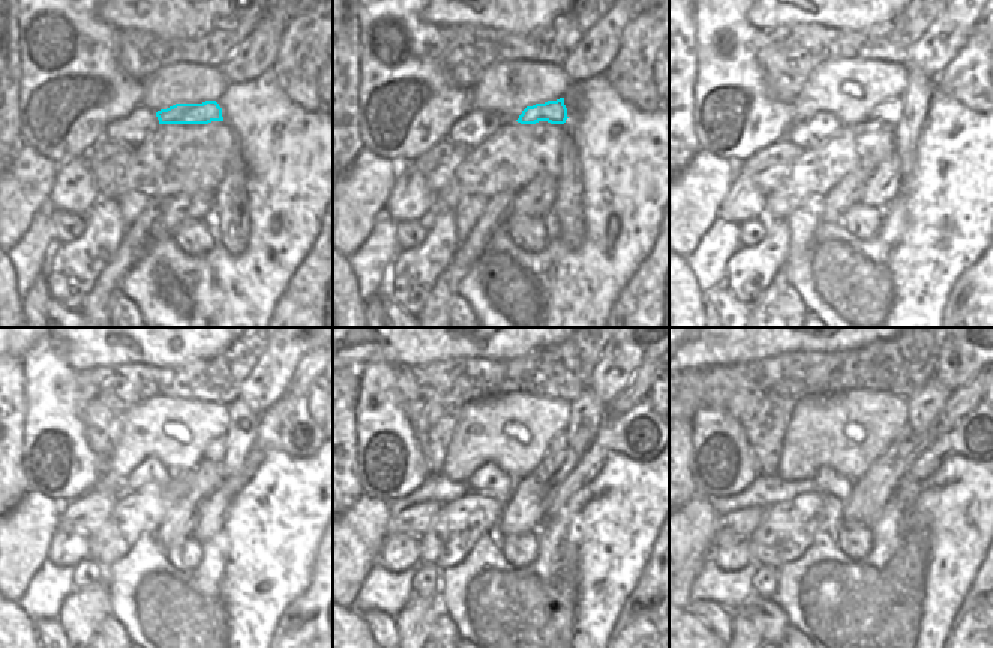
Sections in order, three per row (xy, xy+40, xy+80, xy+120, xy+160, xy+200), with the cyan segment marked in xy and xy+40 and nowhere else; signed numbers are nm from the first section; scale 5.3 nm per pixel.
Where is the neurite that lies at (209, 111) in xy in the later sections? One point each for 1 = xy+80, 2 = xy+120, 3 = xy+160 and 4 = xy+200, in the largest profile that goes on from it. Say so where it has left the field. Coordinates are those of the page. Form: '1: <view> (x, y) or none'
1: xy+80 (890, 111)
2: xy+120 (215, 452)
3: xy+160 (560, 443)
4: xy+200 (903, 434)

